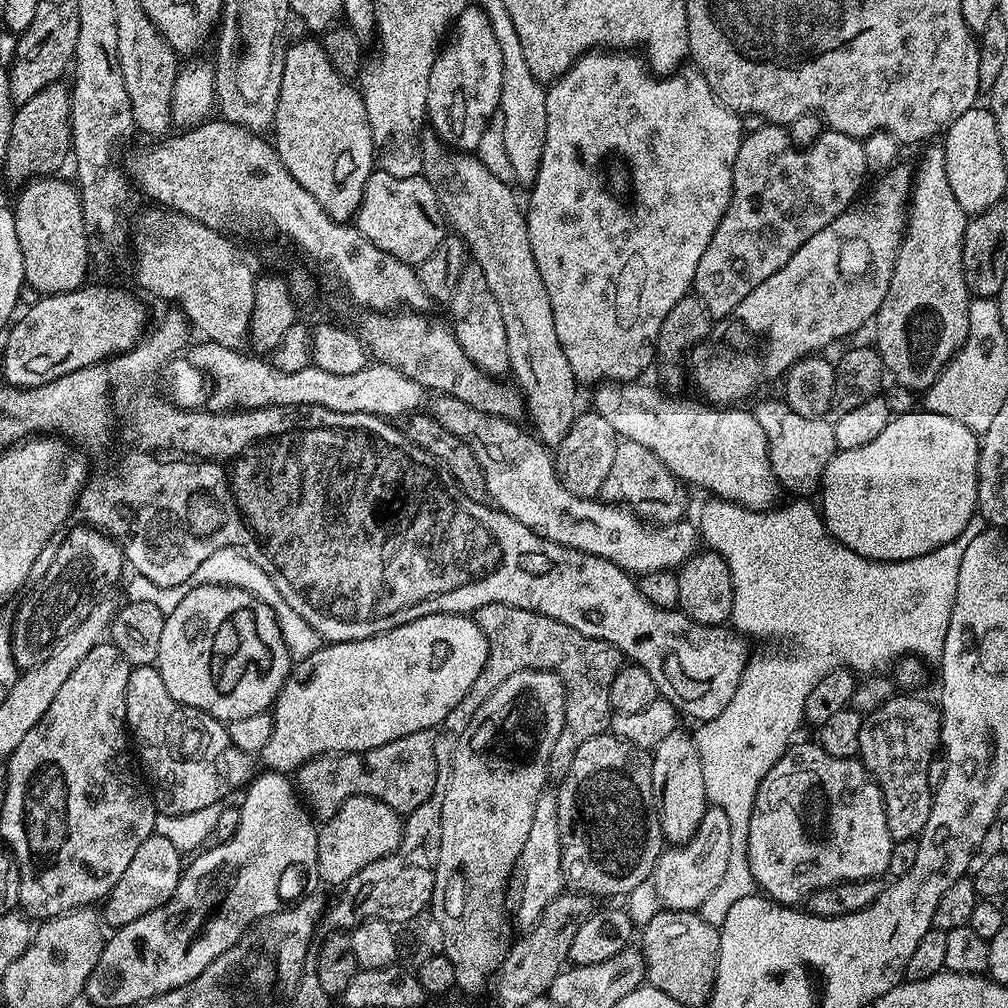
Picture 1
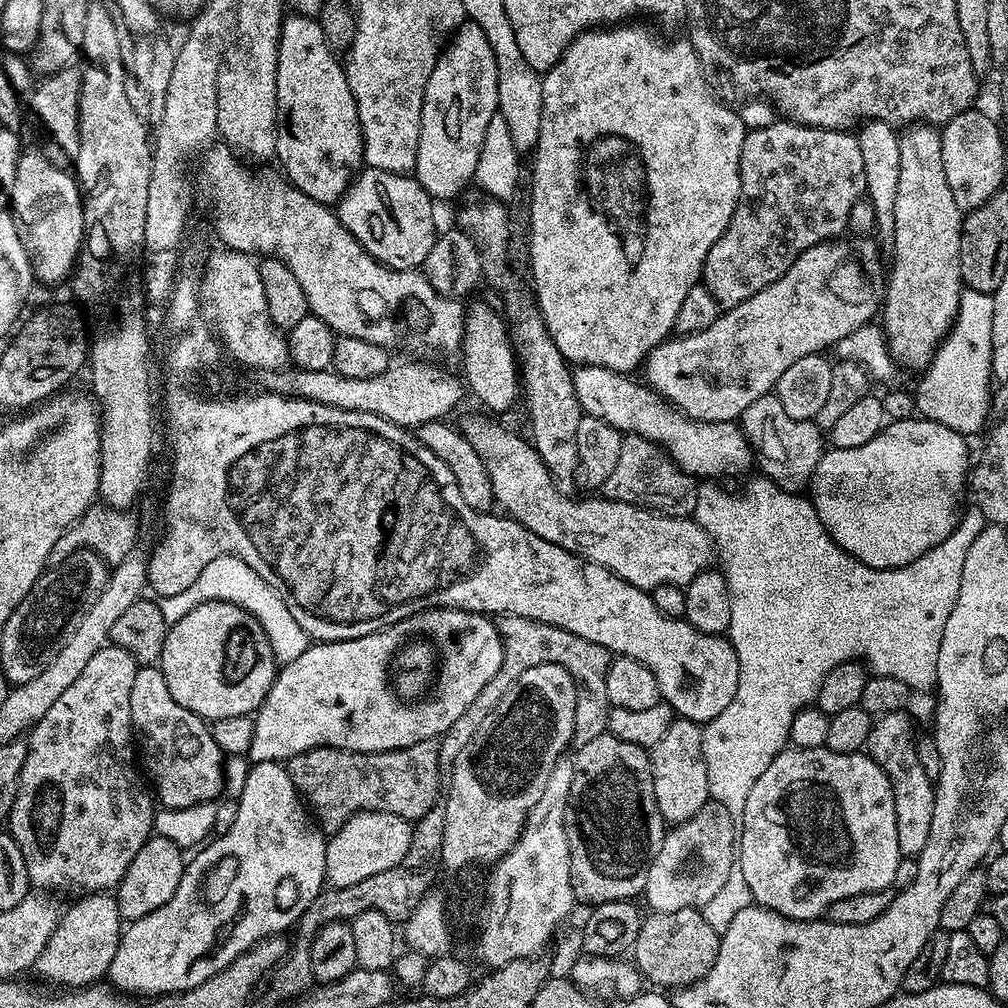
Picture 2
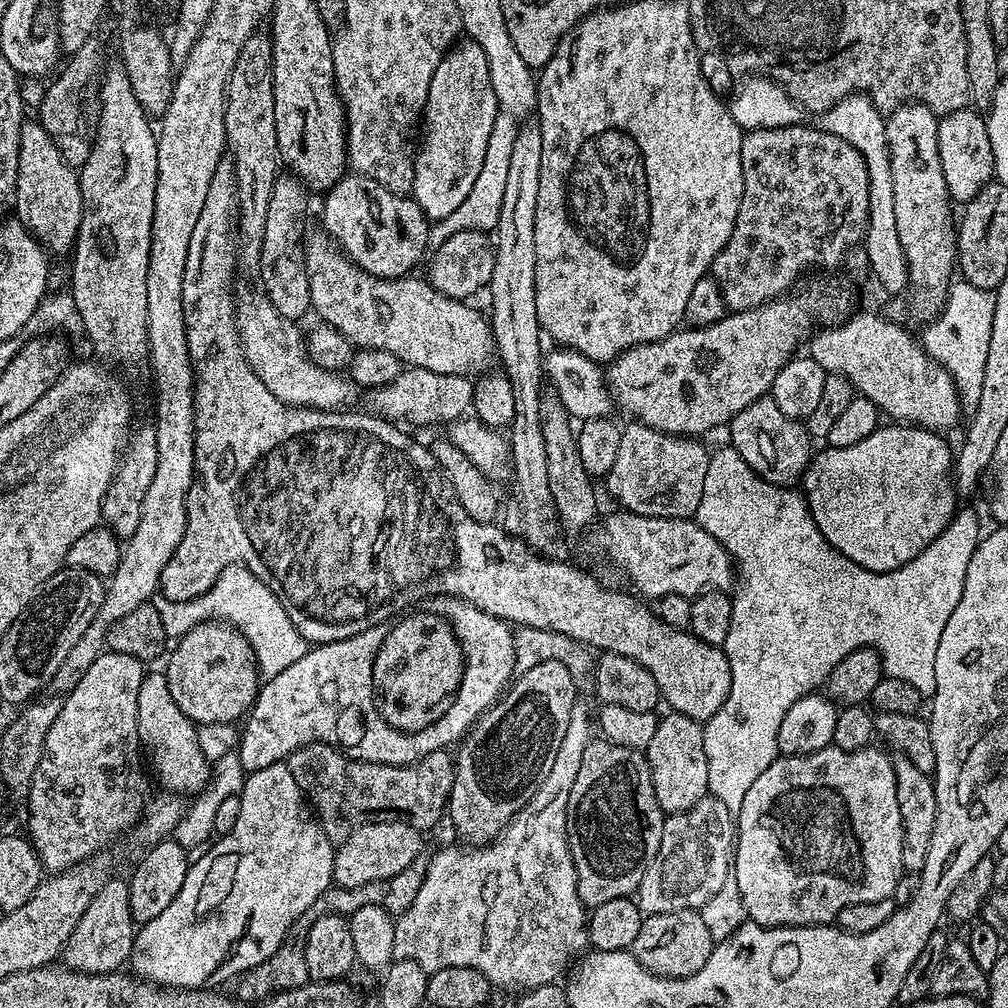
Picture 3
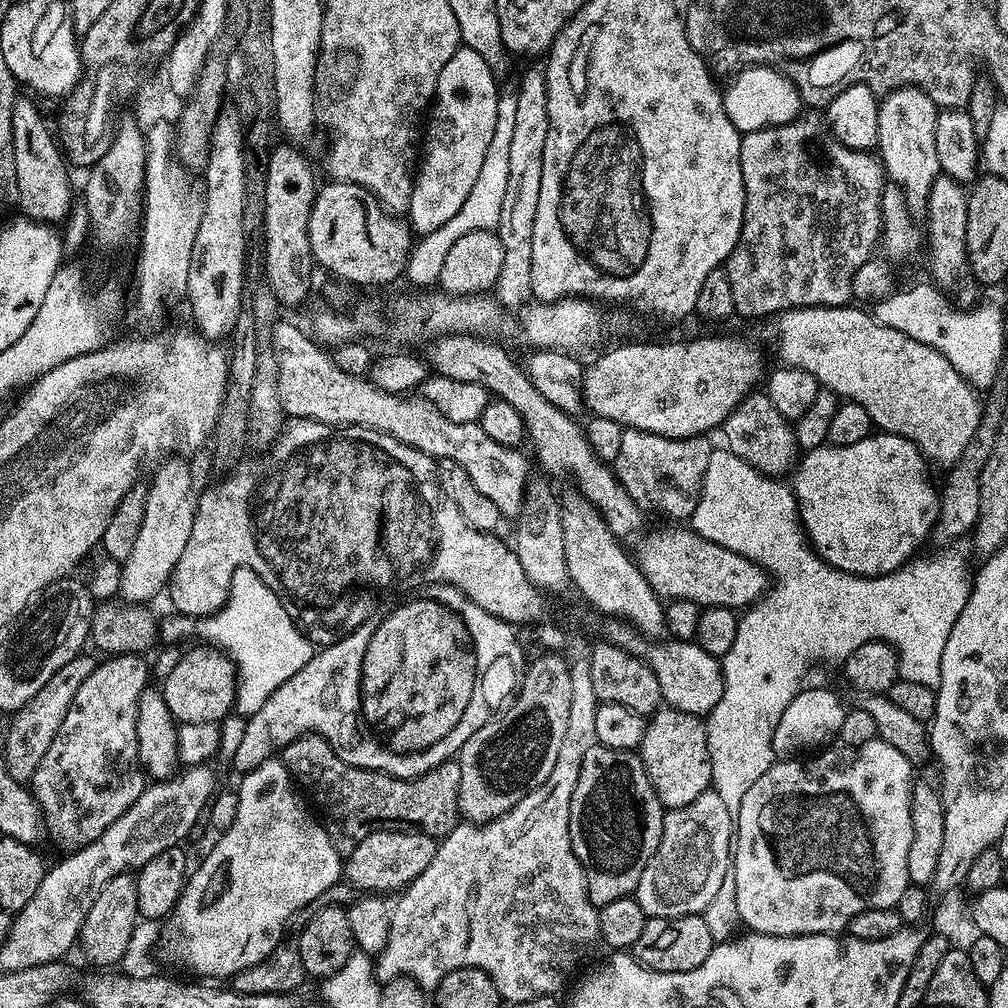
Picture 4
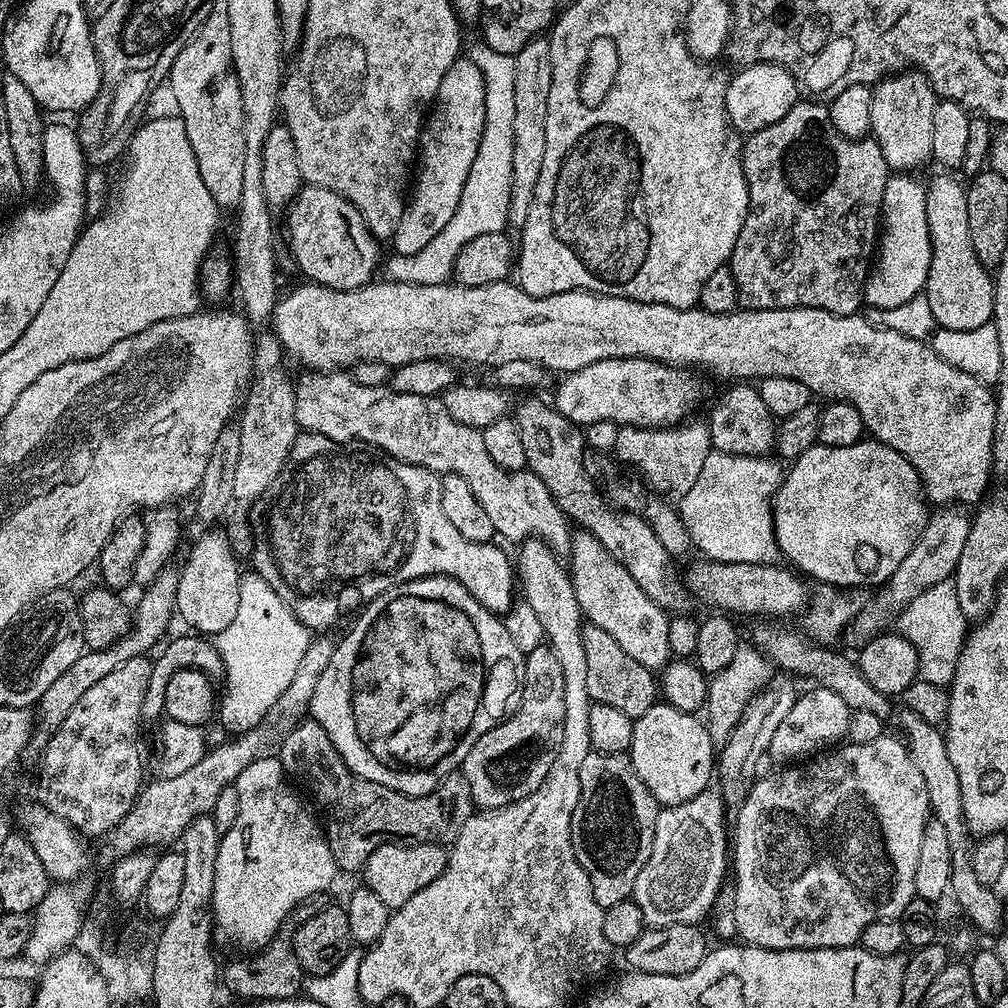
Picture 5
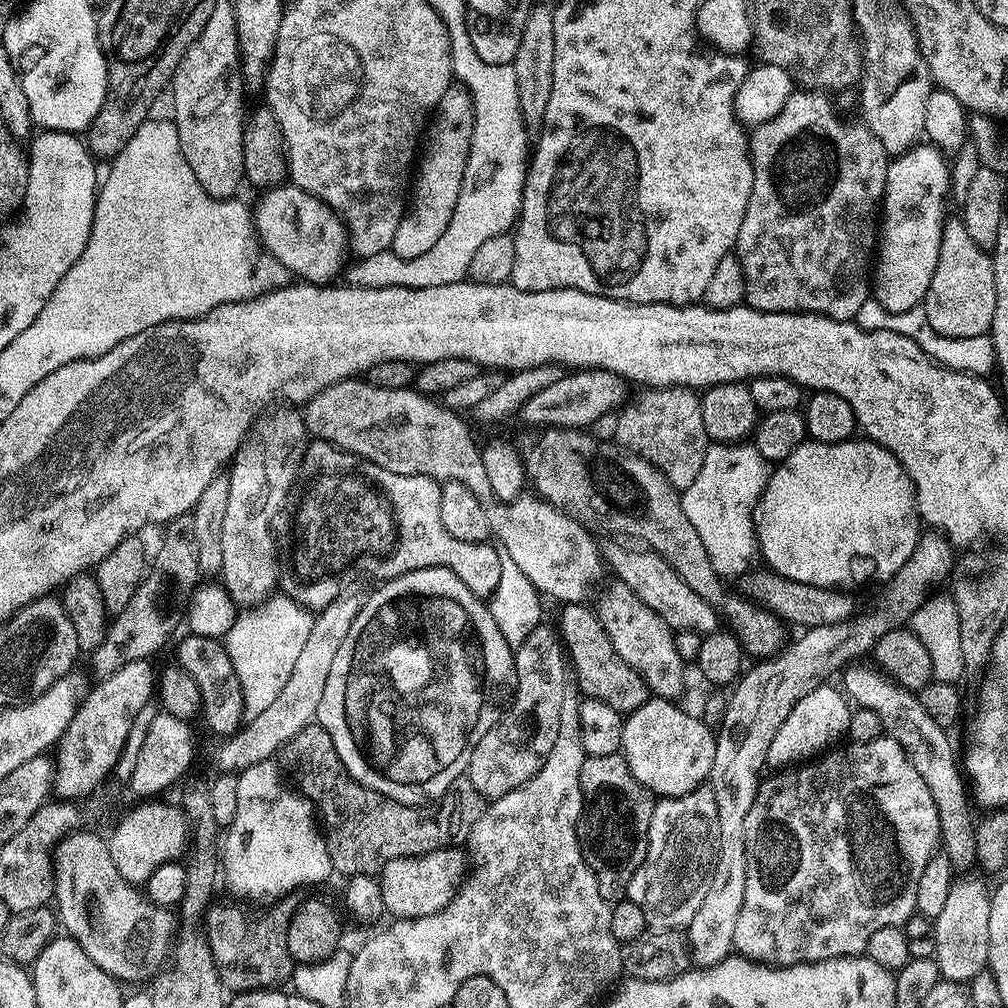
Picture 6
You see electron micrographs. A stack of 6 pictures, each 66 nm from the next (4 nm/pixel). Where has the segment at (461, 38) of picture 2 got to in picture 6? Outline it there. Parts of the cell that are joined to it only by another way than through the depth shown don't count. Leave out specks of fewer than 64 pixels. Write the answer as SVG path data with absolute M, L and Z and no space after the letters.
M463 86L448 88L436 103L422 144L418 171L410 192L410 207L405 211L402 222L398 222L398 230L390 249L398 254L398 258L419 258L426 254L426 250L430 250L430 246L434 246L434 242L438 242L438 238L442 238L442 234L446 234L446 226L450 226L450 214L454 214L458 193L462 191L466 162L470 158L475 114L472 95Z

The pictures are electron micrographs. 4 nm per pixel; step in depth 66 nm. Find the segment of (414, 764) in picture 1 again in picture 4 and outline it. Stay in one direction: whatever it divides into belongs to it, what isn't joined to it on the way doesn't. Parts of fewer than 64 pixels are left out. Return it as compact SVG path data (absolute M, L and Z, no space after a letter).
M305 734L289 742L282 750L282 759L293 781L306 796L308 791L307 799L314 808L316 803L315 811L326 834L341 854L353 852L356 843L372 832L407 830L443 838L461 819L458 786L462 786L462 770L459 759L443 760L425 776L403 780L385 772L350 766L338 758L326 738L315 734Z

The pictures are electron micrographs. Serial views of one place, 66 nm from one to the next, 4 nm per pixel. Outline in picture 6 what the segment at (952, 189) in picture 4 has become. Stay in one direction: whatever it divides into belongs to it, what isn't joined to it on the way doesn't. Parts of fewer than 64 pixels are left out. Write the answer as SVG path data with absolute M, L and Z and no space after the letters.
M945 219L938 266L934 266L934 278L930 278L930 290L926 290L922 305L928 325L947 340L982 336L991 333L995 305L996 287L991 255L980 248L974 238L970 238L963 219Z

